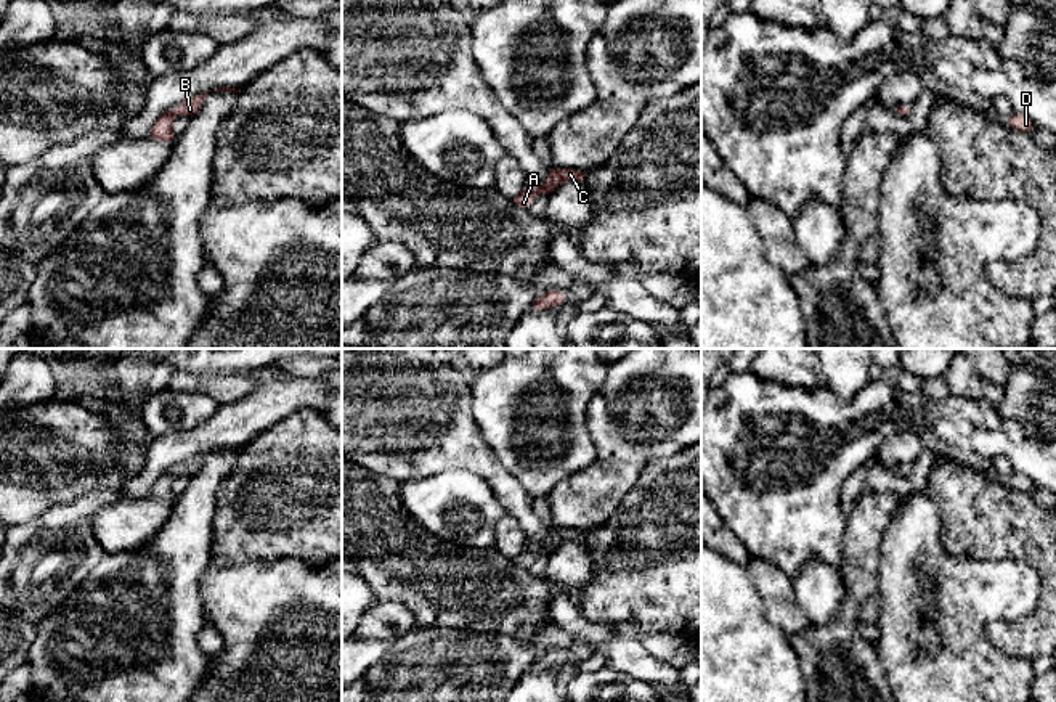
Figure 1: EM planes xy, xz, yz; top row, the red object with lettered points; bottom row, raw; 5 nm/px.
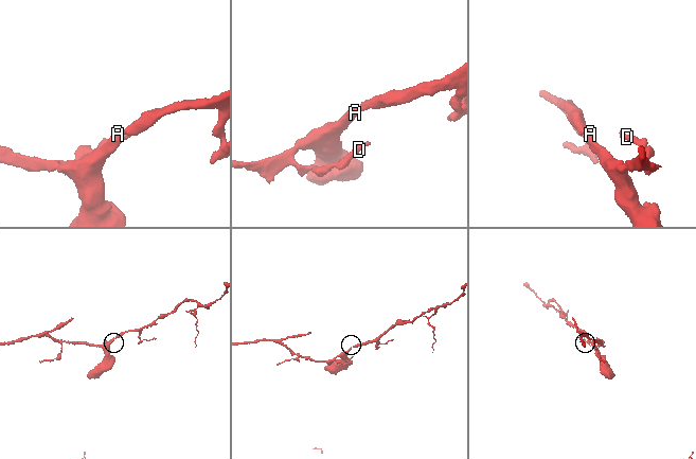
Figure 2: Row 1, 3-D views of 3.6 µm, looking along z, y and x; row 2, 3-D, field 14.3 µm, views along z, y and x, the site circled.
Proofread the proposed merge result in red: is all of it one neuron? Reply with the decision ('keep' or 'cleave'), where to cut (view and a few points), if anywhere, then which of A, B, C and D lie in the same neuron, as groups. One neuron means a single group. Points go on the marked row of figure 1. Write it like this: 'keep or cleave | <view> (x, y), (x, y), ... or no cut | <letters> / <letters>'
keep | no cut | A B C D

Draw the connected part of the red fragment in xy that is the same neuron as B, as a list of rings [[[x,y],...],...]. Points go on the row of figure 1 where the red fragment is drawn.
[[[201,93],[193,96],[191,100],[181,103],[177,109],[170,109],[167,112],[164,112],[152,125],[149,137],[159,141],[172,141],[175,140],[175,133],[172,130],[172,122],[173,119],[181,114],[186,117],[191,117],[193,114],[196,114],[199,111],[199,108],[202,106],[205,96],[209,93]]]

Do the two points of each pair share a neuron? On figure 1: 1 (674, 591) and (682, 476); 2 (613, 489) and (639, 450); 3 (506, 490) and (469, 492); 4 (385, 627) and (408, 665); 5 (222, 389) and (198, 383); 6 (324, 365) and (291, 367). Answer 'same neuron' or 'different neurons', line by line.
1: same neuron
2: different neurons
3: different neurons
4: different neurons
5: same neuron
6: same neuron

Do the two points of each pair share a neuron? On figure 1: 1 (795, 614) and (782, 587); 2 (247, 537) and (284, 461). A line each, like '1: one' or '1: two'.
1: one
2: one

